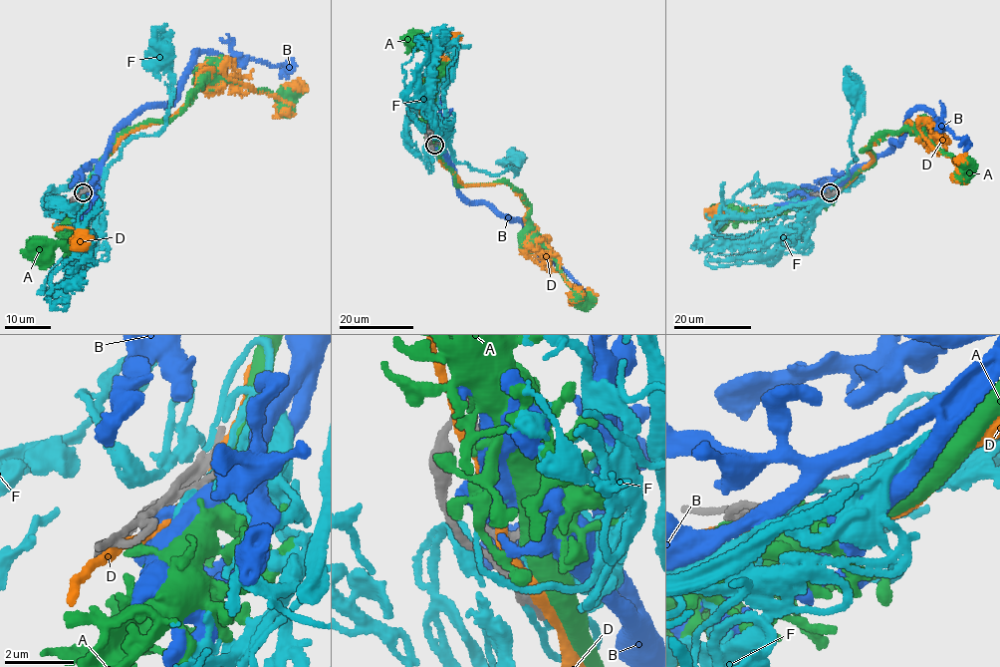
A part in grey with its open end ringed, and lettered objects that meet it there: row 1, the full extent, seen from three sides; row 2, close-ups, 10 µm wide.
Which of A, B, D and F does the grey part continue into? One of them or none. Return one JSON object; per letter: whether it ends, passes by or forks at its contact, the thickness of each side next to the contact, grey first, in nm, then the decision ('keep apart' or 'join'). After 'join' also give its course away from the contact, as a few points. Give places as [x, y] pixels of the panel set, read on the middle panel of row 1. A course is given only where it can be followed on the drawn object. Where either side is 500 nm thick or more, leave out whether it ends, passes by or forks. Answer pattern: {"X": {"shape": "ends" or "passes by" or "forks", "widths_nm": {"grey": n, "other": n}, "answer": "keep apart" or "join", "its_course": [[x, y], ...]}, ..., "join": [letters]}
{"A": {"widths_nm": {"grey": 180, "other": 550}, "answer": "keep apart"}, "B": {"widths_nm": {"grey": 240, "other": 500}, "answer": "keep apart"}, "D": {"shape": "passes by", "widths_nm": {"grey": 200, "other": 240}, "answer": "keep apart"}, "F": {"shape": "passes by", "widths_nm": {"grey": 190, "other": 160}, "answer": "join", "its_course": [[434, 145], [438, 151], [447, 138], [453, 159], [495, 174], [515, 169], [511, 160], [514, 161]]}, "join": ["F"]}

